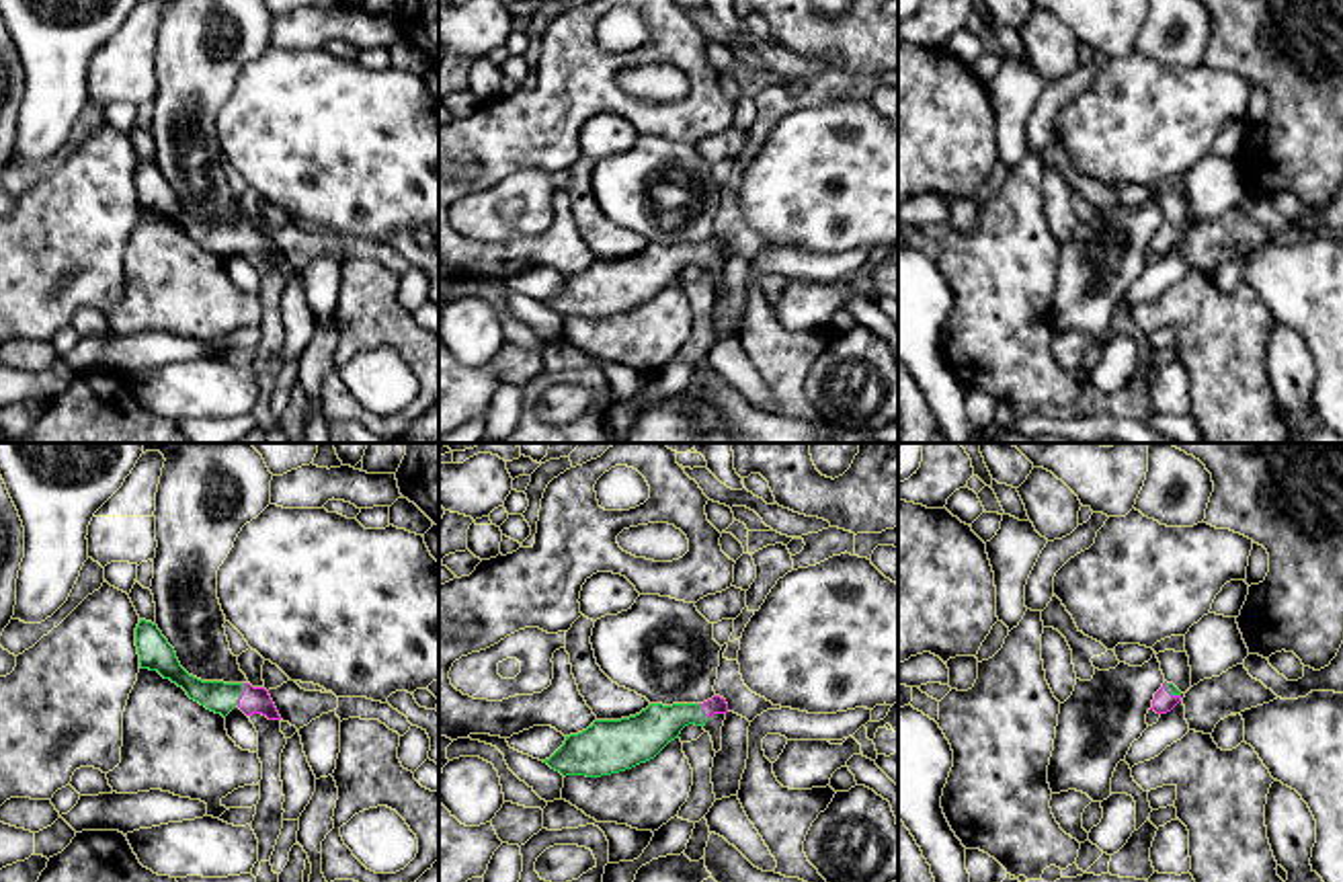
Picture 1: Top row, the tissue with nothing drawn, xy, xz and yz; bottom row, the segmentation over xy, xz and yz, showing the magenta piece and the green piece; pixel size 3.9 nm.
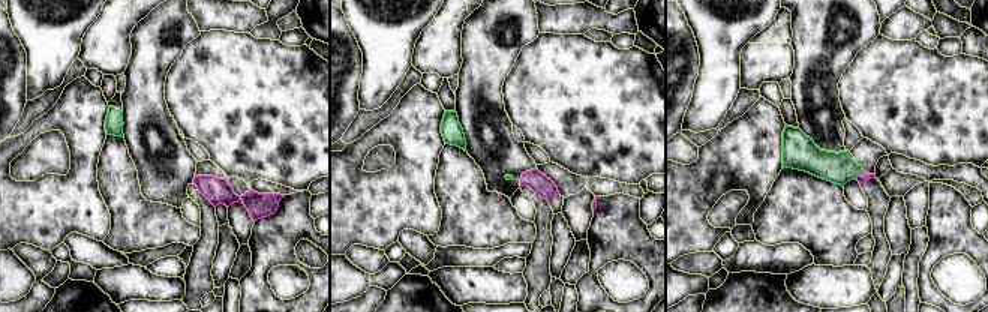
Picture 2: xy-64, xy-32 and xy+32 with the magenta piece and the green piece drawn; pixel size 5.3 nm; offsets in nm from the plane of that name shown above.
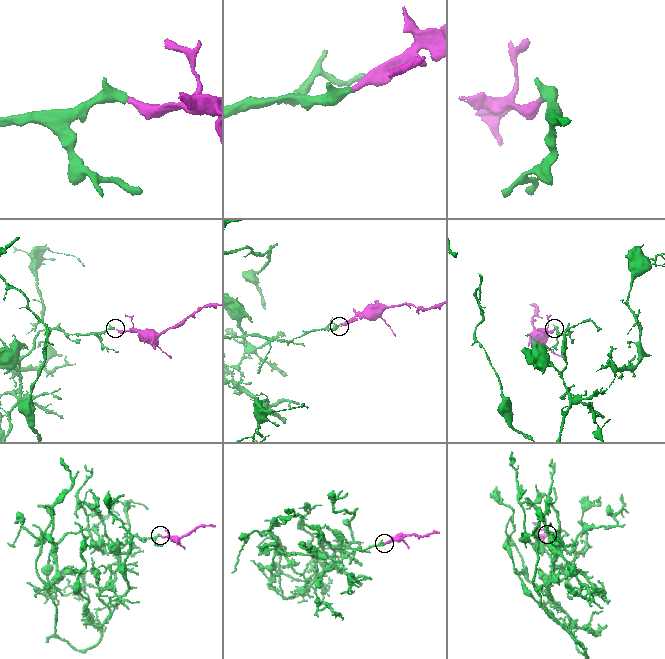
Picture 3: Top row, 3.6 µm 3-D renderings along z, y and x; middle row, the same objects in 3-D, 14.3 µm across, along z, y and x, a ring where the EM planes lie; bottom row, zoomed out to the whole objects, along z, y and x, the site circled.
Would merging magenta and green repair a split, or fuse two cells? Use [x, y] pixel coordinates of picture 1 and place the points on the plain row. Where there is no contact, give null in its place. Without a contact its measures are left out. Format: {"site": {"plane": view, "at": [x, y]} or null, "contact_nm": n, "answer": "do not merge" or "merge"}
{"site": {"plane": "xy", "at": [242, 234]}, "contact_nm": 90, "answer": "merge"}

